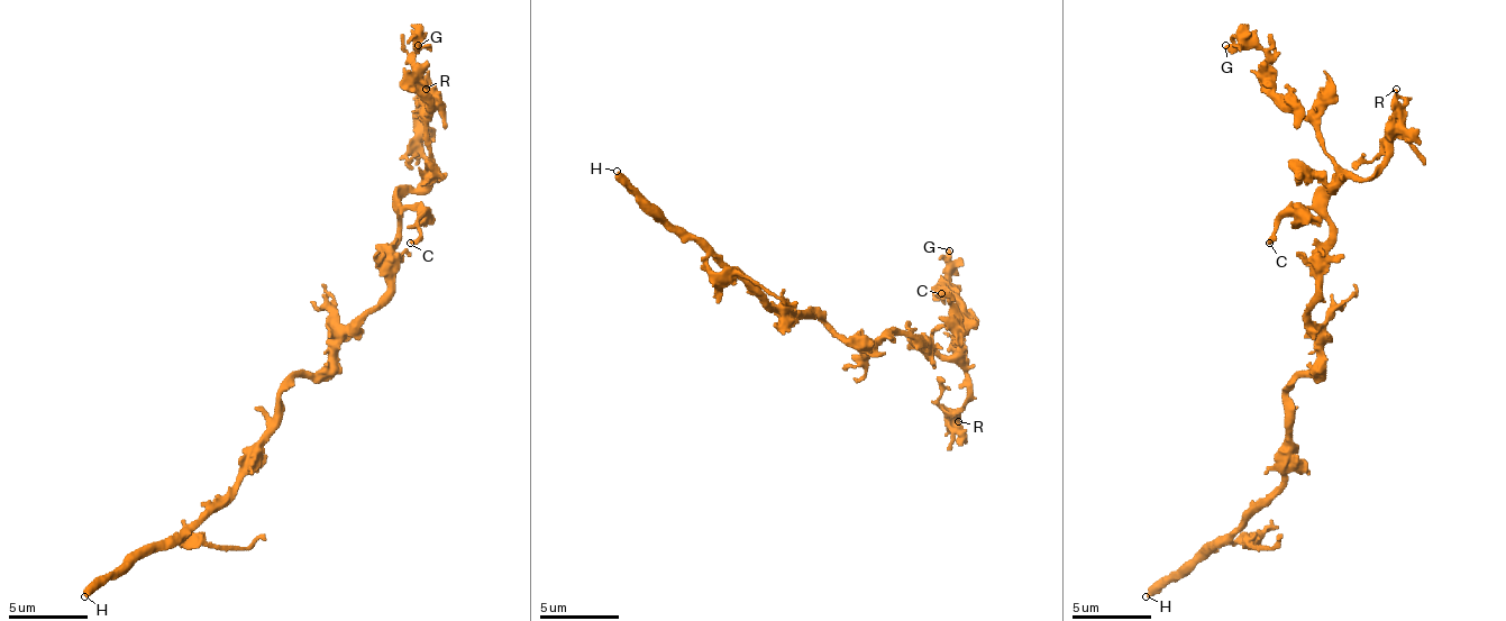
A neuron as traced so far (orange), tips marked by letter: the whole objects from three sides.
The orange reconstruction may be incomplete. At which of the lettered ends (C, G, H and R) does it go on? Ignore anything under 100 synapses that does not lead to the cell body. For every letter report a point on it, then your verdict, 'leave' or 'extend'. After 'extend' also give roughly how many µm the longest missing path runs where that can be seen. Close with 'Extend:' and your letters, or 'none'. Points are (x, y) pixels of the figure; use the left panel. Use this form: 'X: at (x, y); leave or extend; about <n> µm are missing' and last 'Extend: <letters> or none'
C: at (410, 243); leave
G: at (418, 45); leave
H: at (84, 596); extend; about 120 µm are missing
R: at (426, 89); leave
Extend: H

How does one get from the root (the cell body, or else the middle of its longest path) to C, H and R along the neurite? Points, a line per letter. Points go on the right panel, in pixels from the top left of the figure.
C: (1316, 354), (1308, 307), (1321, 291), (1321, 247), (1329, 239), (1329, 224), (1313, 211), (1285, 216), (1269, 243)
H: (1316, 354), (1316, 366), (1289, 394), (1289, 473), (1225, 537), (1214, 545), (1205, 545), (1146, 596)
R: (1316, 354), (1308, 307), (1329, 239), (1324, 200), (1376, 172), (1396, 89)

